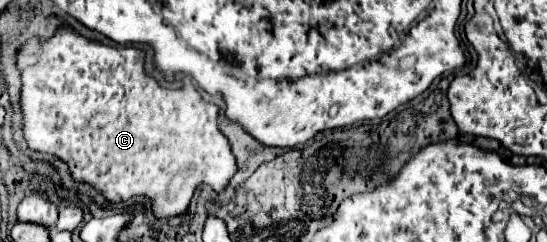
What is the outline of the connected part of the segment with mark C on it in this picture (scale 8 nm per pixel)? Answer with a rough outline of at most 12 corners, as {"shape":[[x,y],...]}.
{"shape":[[60,28],[18,54],[24,136],[110,202],[236,172],[218,106]]}

